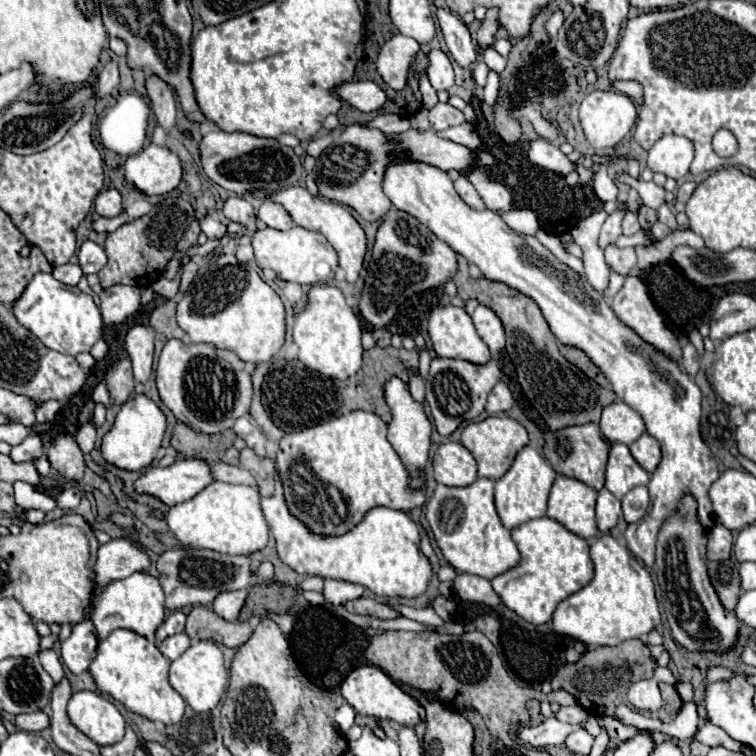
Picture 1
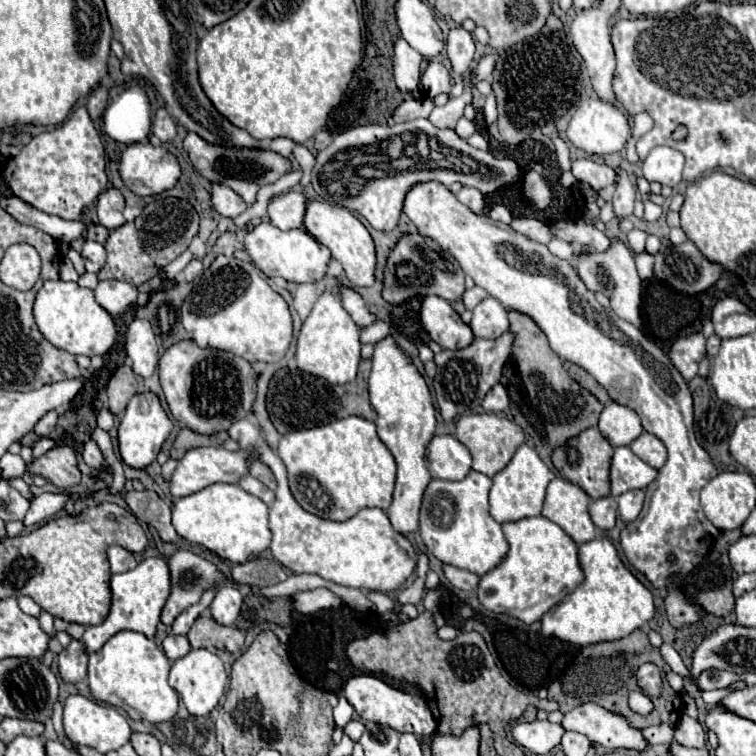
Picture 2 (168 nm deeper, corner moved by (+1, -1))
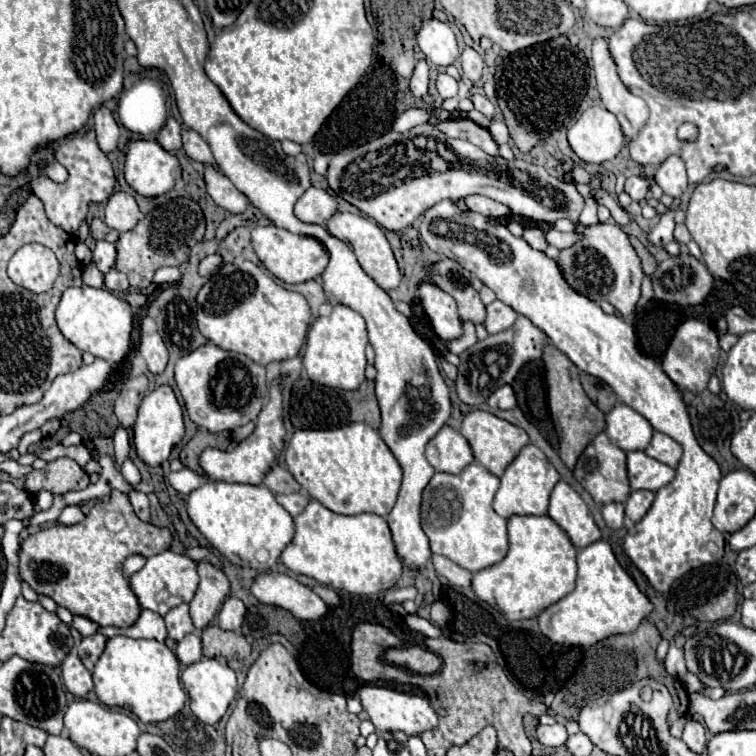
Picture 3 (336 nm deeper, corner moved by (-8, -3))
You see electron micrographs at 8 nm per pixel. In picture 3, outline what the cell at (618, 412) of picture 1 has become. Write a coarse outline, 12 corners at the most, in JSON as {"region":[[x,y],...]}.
{"region":[[620,403],[606,415],[606,435],[620,449],[650,443],[654,429]]}

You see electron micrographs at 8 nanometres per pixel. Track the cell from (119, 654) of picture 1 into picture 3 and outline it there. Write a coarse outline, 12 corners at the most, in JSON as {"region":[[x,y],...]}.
{"region":[[110,637],[92,677],[100,703],[142,723],[186,701],[156,639]]}

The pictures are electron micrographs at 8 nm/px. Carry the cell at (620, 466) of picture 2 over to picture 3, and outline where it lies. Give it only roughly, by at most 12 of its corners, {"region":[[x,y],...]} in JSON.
{"region":[[644,451],[628,453],[630,487],[658,491],[676,471]]}

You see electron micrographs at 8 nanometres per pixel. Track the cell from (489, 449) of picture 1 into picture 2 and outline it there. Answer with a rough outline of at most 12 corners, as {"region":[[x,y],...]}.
{"region":[[493,413],[461,417],[455,437],[473,469],[497,475],[525,441]]}

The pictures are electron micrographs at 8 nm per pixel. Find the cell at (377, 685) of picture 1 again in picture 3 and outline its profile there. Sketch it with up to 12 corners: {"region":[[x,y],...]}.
{"region":[[360,689],[378,731],[420,735],[438,725],[428,697]]}

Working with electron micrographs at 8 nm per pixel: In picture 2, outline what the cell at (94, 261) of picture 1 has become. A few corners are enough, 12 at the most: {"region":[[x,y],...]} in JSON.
{"region":[[85,241],[81,257],[89,273],[99,273],[105,263],[105,247]]}

